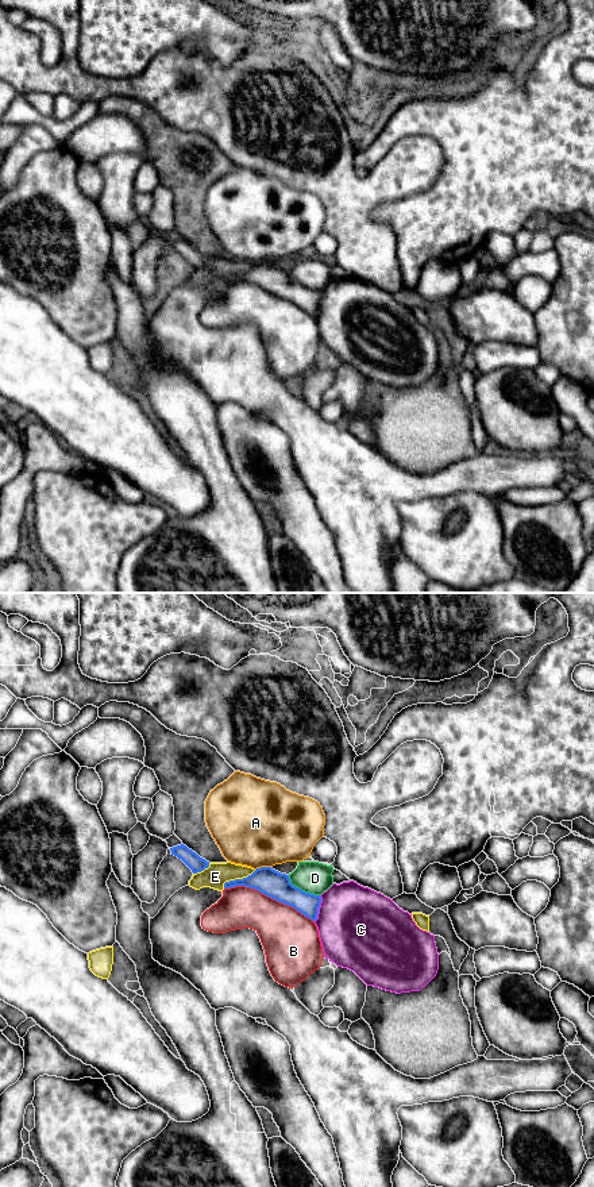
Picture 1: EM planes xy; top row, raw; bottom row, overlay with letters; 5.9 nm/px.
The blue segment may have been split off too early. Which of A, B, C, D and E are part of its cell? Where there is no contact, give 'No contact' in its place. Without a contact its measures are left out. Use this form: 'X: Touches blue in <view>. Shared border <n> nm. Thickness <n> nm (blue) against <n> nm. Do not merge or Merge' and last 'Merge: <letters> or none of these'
A: Touches blue in xy. Shared border 100 nm. Thickness 160 nm (blue) against 500 nm. Do not merge
B: Touches blue in xy. Shared border 550 nm. Thickness 160 nm (blue) against 300 nm. Do not merge
C: Touches blue in xy. Shared border 160 nm. Thickness 140 nm (blue) against 460 nm. Do not merge
D: Touches blue in xy. Shared border 220 nm. Thickness 160 nm (blue) against 190 nm. Do not merge
E: Touches blue in xy. Shared border 220 nm. Thickness 160 nm (blue) against 140 nm. Do not merge
Merge: none of these

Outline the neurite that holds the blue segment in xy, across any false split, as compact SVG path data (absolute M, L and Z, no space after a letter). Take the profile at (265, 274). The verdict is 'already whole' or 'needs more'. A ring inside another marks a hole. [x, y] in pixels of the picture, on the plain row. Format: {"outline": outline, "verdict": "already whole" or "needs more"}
{"outline": "M271 262L256 263L251 270L243 274L235 274L224 278L224 284L244 281L255 284L259 288L294 302L297 307L317 315L321 292L302 286L290 278L289 270L281 269Z", "verdict": "already whole"}

